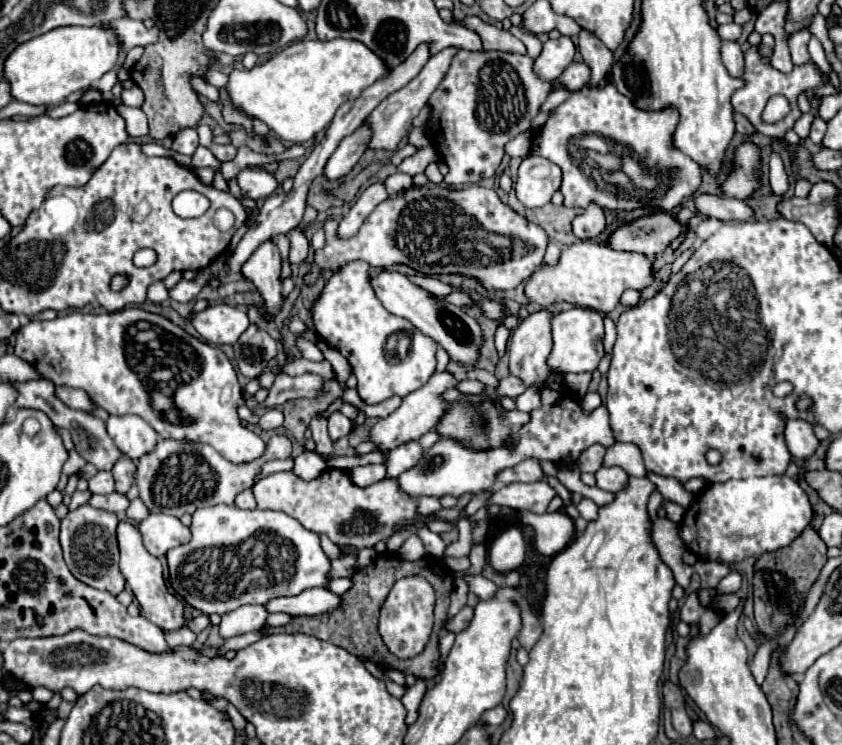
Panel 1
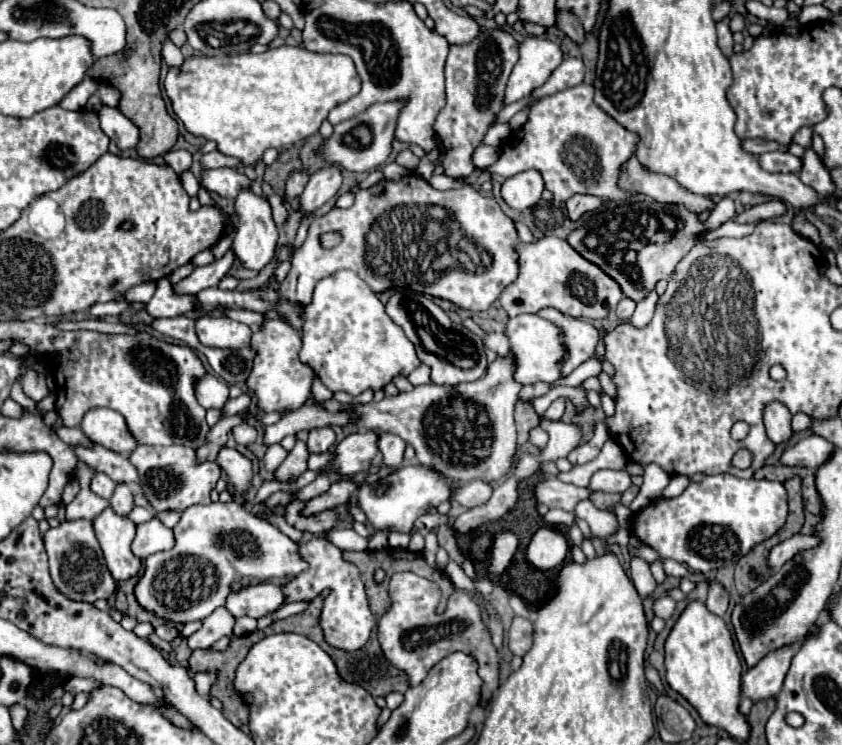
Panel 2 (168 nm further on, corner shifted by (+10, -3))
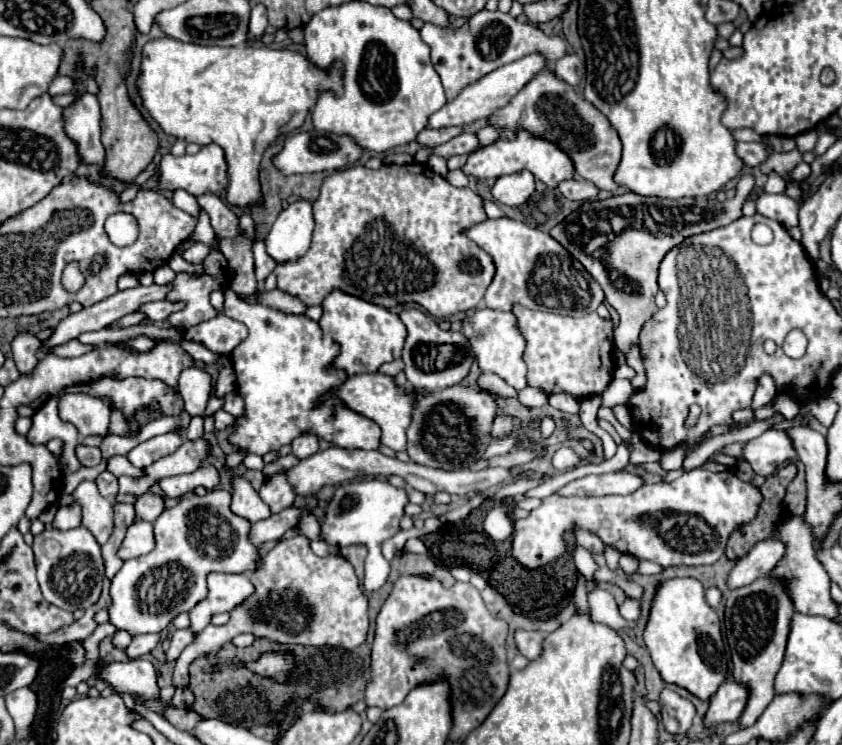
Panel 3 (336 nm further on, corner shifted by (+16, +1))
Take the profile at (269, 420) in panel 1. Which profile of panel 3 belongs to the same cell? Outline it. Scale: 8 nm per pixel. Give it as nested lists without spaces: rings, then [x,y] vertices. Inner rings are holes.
[[[218,410],[218,412],[214,414],[214,426],[216,426],[216,430],[224,430],[224,428],[228,428],[228,426],[232,426],[232,424],[234,424],[234,416],[230,416],[228,412]]]

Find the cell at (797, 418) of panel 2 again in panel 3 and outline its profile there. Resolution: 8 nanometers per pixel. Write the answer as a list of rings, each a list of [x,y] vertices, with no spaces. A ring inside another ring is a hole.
[[[784,394],[784,396],[780,396],[778,398],[778,402],[774,404],[774,410],[776,412],[782,412],[788,420],[790,418],[794,418],[796,414],[798,414],[798,410],[800,410],[800,406],[798,406],[798,402],[796,402],[796,398],[792,398],[792,394]]]

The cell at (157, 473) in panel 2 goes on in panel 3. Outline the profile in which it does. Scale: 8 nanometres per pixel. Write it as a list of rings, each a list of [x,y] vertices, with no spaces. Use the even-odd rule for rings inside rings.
[[[162,434],[162,436],[154,436],[154,438],[138,444],[126,458],[130,460],[132,466],[146,468],[152,462],[172,454],[182,444],[184,444],[184,440],[178,434]]]

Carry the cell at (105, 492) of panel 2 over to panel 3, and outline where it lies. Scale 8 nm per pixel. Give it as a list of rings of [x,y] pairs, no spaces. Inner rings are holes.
[[[102,472],[98,478],[96,478],[96,484],[98,484],[98,490],[104,498],[110,498],[114,500],[114,496],[118,494],[118,478],[112,474],[112,472]]]

